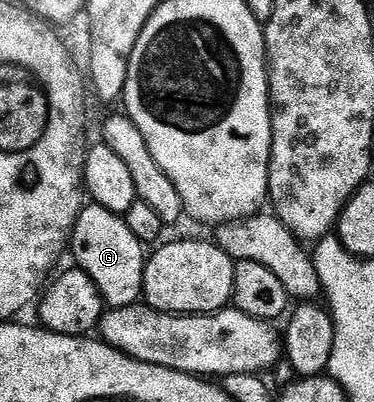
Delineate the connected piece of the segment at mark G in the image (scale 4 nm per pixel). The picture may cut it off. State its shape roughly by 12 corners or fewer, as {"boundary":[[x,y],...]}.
{"boundary":[[92,202],[70,254],[108,308],[143,299],[145,245]]}

